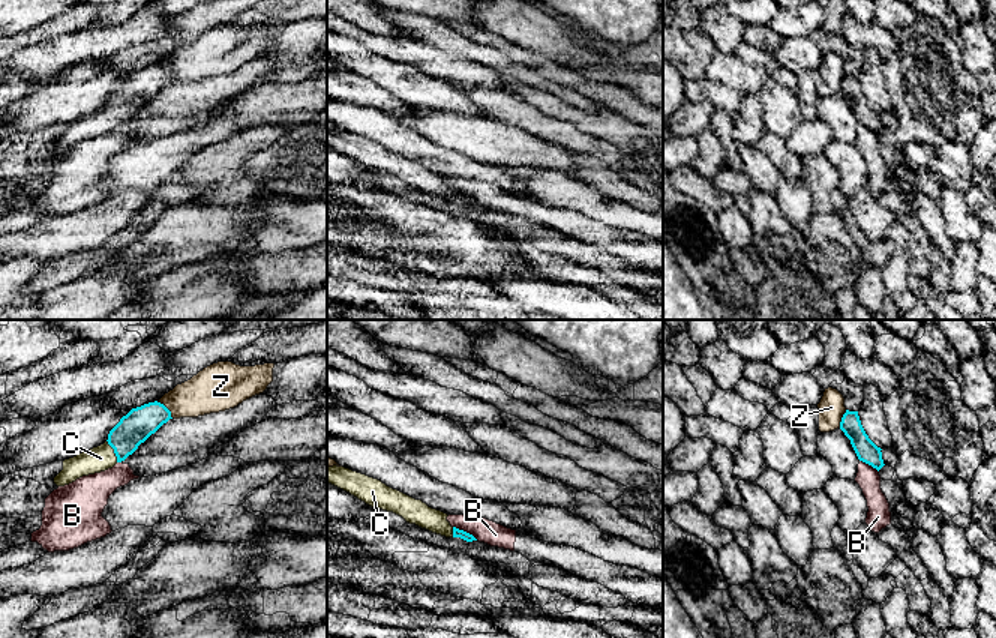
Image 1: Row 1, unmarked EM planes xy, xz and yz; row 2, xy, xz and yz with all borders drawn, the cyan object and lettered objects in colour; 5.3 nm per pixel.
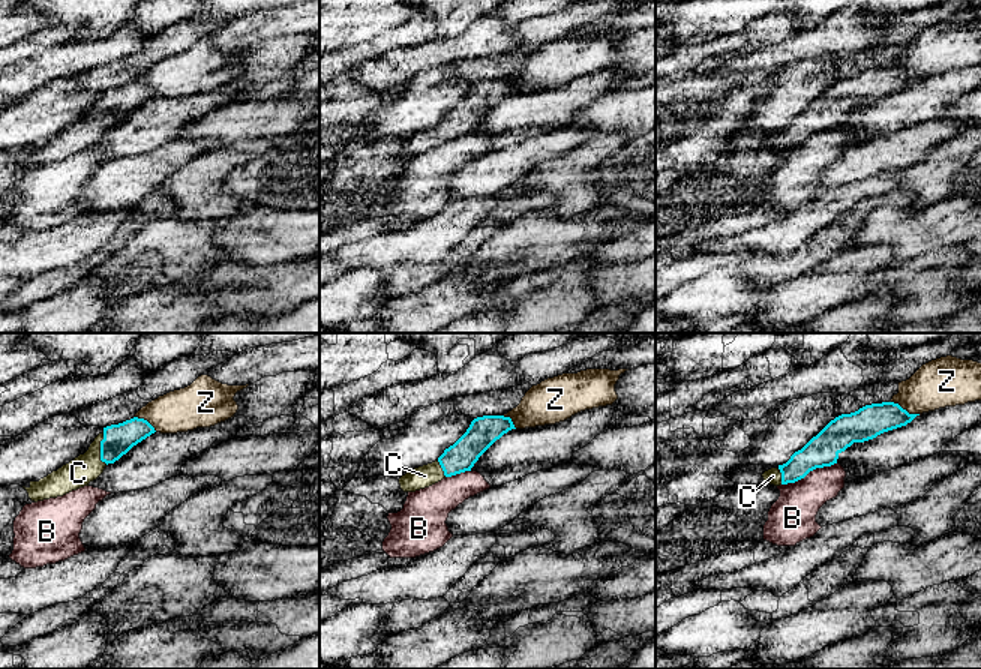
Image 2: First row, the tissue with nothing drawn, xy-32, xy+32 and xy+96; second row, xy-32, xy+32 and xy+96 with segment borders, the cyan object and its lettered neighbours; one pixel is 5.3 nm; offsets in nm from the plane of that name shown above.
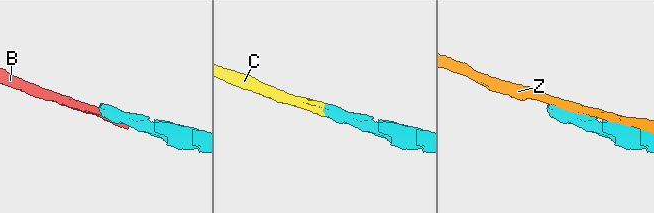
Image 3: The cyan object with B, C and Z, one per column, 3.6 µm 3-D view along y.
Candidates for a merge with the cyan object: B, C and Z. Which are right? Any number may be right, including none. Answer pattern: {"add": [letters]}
{"add": ["C"]}

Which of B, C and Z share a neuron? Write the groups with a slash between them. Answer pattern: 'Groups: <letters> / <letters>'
Groups: B / C / Z

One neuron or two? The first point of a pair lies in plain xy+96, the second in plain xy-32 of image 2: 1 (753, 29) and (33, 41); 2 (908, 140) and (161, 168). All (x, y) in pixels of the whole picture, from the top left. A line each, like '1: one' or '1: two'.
1: one
2: one

